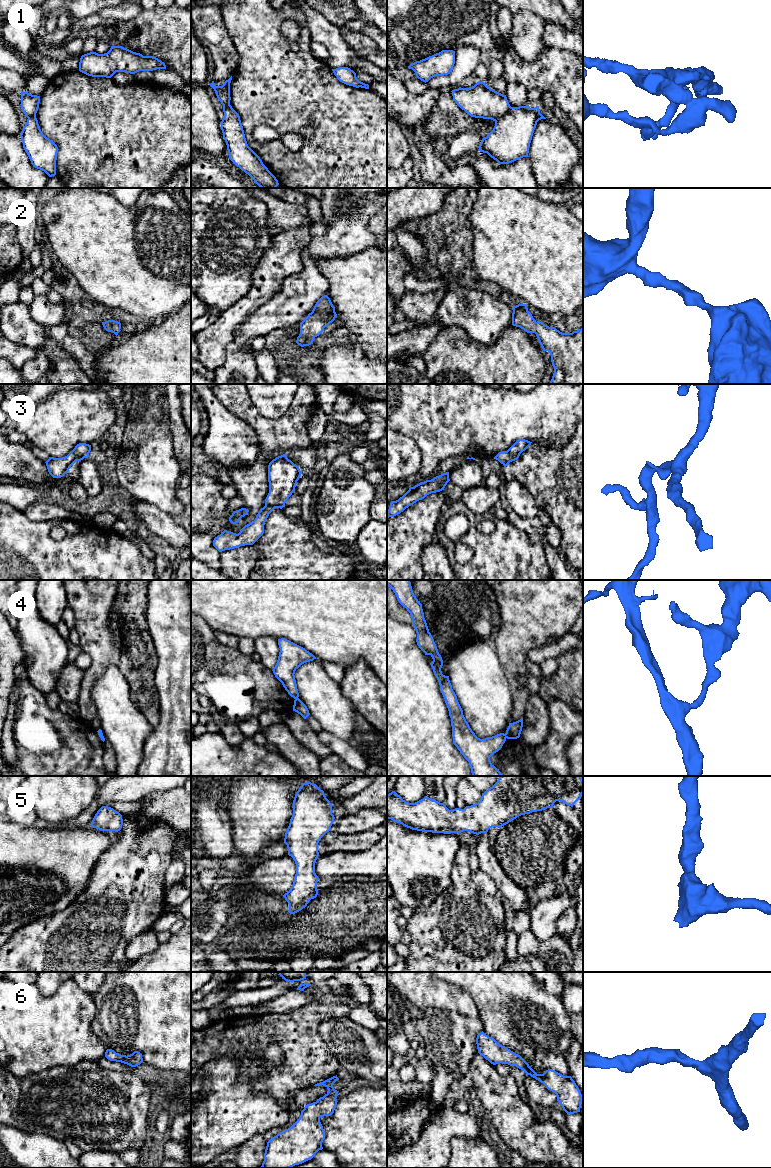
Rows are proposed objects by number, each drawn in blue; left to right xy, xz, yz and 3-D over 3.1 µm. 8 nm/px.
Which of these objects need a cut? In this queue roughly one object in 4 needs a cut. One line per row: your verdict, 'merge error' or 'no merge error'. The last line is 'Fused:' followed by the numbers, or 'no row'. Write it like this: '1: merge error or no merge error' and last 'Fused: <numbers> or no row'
1: merge error
2: no merge error
3: no merge error
4: merge error
5: no merge error
6: no merge error
Fused: 1, 4

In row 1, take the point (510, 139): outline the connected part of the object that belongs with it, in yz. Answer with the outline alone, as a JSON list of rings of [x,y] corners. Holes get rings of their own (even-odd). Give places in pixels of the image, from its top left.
[[[539,106],[510,107],[493,130],[482,139],[478,151],[487,153],[499,164],[509,164],[528,157],[529,147],[537,122],[546,119]]]

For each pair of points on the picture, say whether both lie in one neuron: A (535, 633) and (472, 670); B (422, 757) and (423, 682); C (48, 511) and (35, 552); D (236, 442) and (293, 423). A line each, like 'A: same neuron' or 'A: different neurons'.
A: different neurons
B: same neuron
C: different neurons
D: different neurons

